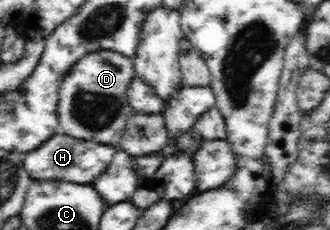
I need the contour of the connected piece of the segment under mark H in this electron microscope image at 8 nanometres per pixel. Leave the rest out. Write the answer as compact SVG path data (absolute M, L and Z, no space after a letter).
M63 133L51 136L43 145L24 155L24 166L35 181L58 181L59 179L71 183L91 184L93 178L105 171L117 146L94 143L87 139L75 139L74 136Z

